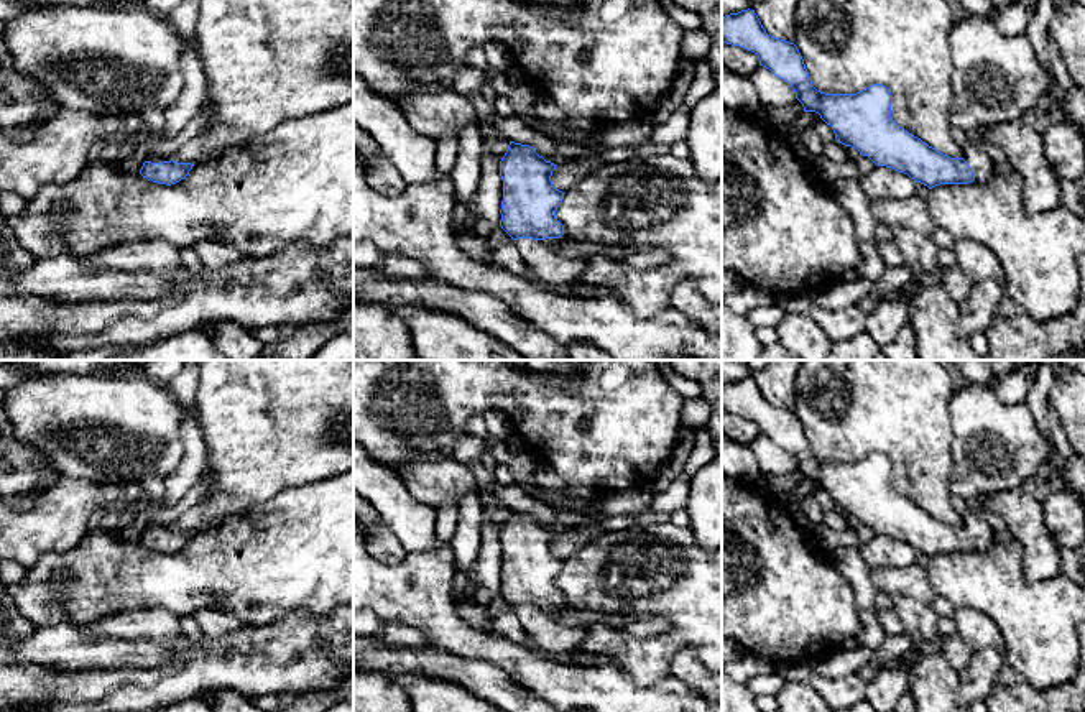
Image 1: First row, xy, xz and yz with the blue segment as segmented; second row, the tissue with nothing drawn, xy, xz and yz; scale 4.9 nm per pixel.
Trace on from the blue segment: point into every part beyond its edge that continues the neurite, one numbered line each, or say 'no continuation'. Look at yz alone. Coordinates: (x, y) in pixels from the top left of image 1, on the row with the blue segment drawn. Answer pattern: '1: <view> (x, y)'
1: yz (983, 166)

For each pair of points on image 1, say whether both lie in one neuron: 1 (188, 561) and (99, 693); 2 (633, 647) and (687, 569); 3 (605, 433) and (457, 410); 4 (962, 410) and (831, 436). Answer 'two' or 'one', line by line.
1: two
2: one
3: one
4: two

